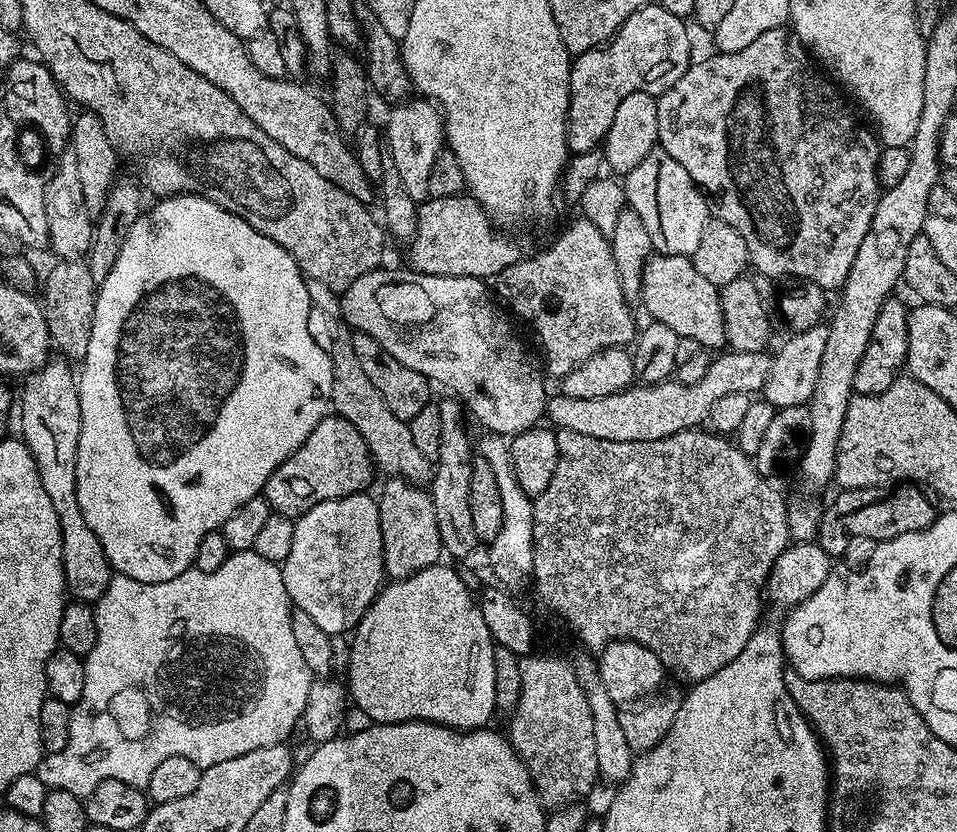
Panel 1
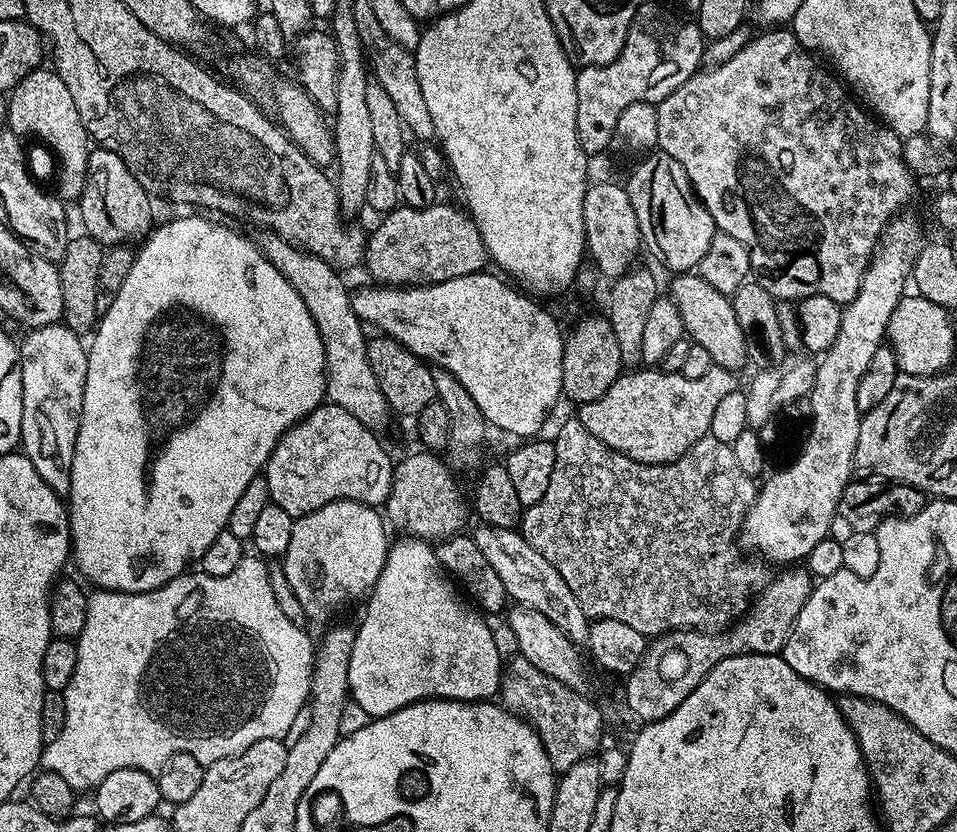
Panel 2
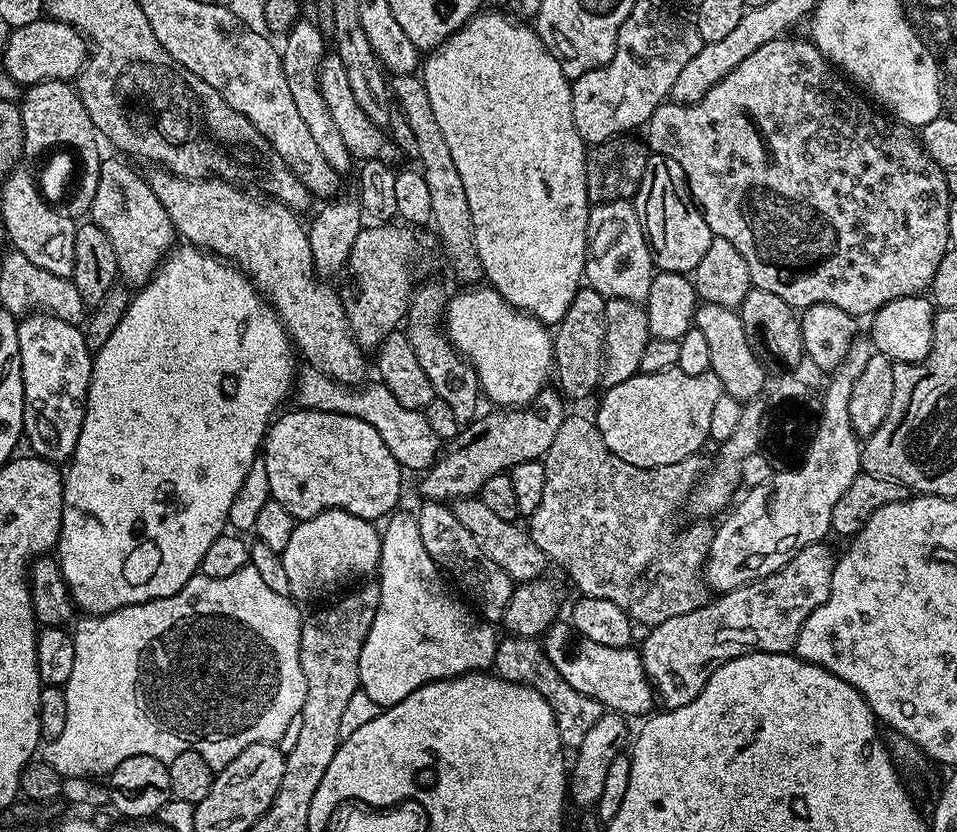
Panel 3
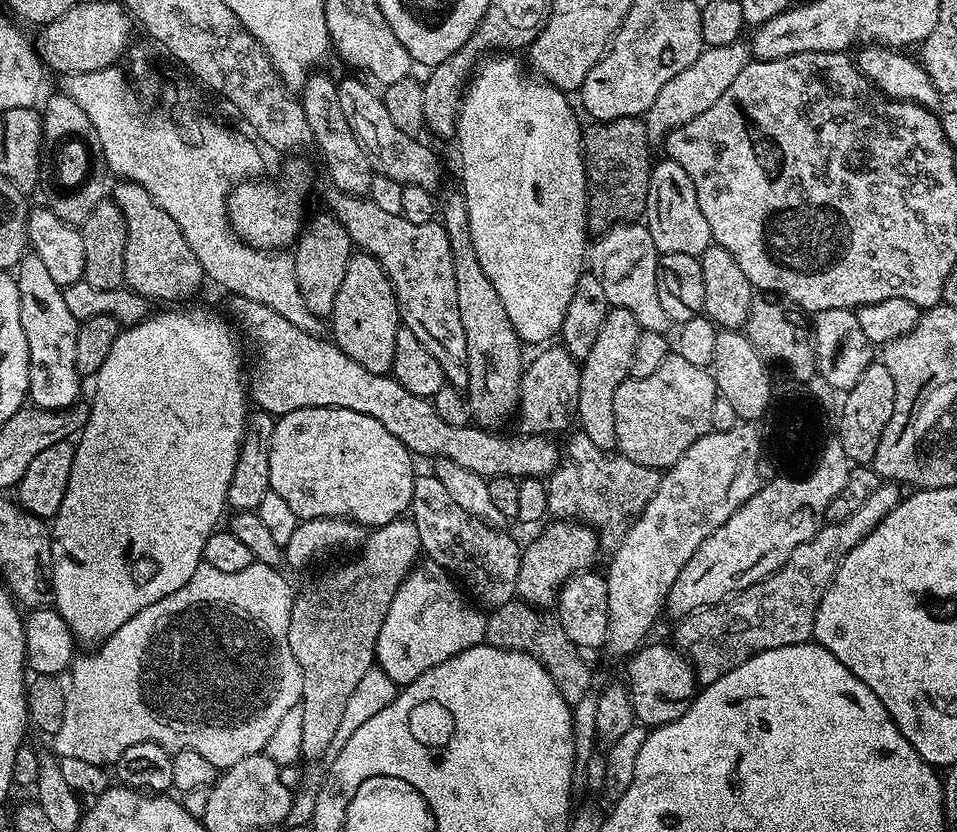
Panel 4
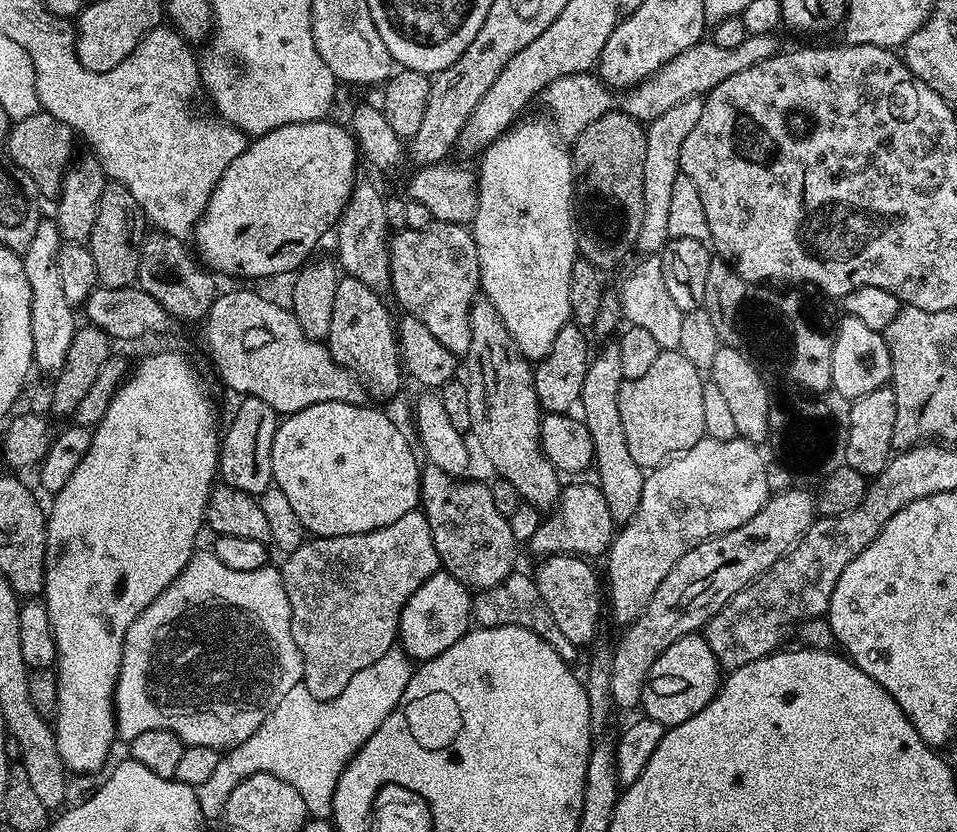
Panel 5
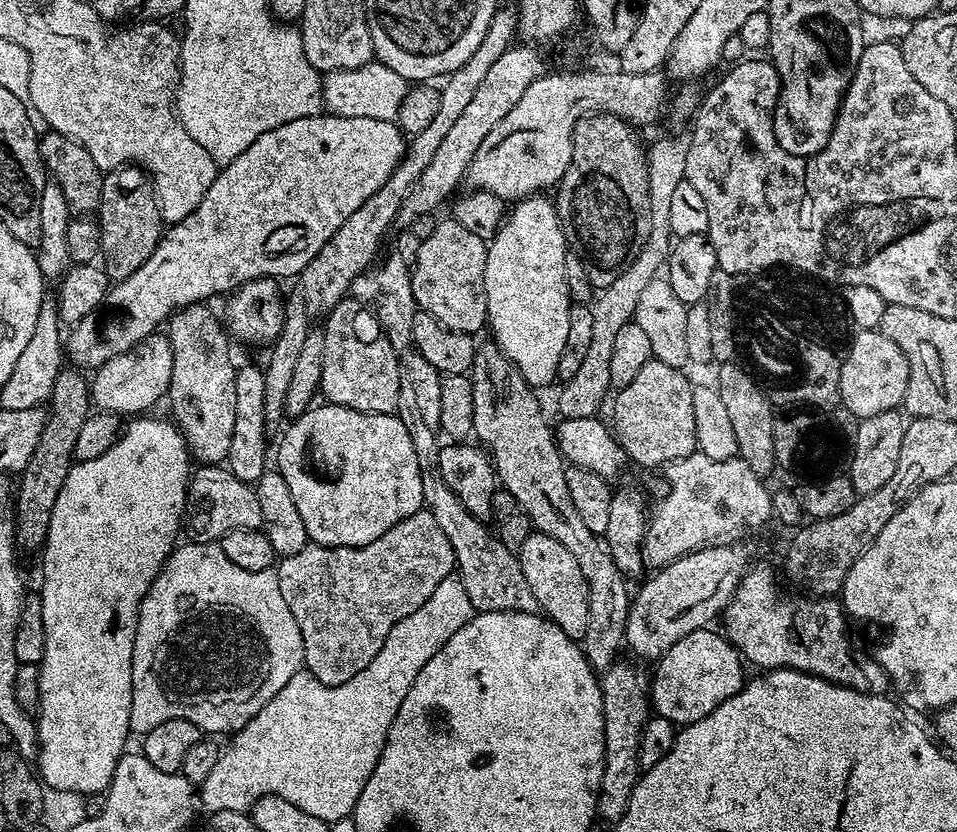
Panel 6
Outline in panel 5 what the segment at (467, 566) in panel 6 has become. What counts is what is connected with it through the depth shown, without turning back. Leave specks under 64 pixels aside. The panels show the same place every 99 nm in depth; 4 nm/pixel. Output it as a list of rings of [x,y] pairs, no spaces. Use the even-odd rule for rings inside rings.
[[[515,571],[507,577],[503,584],[483,589],[477,593],[472,600],[473,621],[483,628],[493,628],[494,626],[516,625],[538,634],[544,641],[549,642],[558,650],[559,656],[566,662],[573,663],[574,658],[580,652],[579,647],[566,638],[554,621],[554,616],[546,610],[542,600],[541,592],[537,588],[535,579],[528,573],[522,574]]]

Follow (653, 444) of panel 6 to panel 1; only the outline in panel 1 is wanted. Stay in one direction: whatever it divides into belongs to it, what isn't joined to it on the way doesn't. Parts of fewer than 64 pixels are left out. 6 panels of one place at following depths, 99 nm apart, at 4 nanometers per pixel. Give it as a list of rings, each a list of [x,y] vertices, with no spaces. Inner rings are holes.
[[[724,350],[713,359],[702,382],[681,384],[679,380],[669,378],[661,384],[637,383],[631,388],[623,388],[618,394],[606,394],[606,398],[570,398],[557,394],[547,401],[546,420],[557,429],[574,430],[586,434],[586,438],[602,438],[606,442],[646,442],[666,438],[699,429],[709,419],[711,408],[725,394],[759,393],[771,369],[772,356],[767,351]]]

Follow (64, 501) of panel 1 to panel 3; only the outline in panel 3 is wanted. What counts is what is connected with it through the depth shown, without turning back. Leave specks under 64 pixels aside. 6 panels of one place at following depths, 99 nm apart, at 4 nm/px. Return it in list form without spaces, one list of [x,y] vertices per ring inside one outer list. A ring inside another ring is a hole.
[[[35,311],[21,319],[16,326],[18,350],[20,351],[20,369],[24,387],[24,436],[33,453],[43,460],[67,462],[71,460],[78,434],[82,430],[84,411],[88,405],[88,387],[92,381],[93,353],[86,346],[83,331],[62,318],[48,312]]]

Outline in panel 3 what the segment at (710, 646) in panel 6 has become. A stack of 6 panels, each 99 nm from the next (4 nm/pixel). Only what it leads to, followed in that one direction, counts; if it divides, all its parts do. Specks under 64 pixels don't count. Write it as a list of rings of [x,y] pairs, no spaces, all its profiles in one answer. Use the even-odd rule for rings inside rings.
[[[553,622],[548,625],[547,631],[542,636],[542,645],[554,670],[565,682],[583,696],[596,699],[609,713],[619,714],[625,718],[647,717],[653,711],[654,689],[644,672],[644,663],[639,651],[632,646],[626,648],[598,646],[598,642],[577,632],[571,623],[560,623]]]

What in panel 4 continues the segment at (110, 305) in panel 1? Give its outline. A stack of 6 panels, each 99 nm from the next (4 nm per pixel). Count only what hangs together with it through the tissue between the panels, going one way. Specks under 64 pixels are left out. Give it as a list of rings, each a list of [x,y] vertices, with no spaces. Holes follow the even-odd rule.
[[[188,308],[185,312],[160,312],[157,316],[149,314],[138,323],[129,324],[120,331],[114,346],[110,346],[110,355],[106,357],[106,362],[102,362],[102,366],[96,371],[94,377],[96,393],[93,394],[92,400],[90,399],[88,421],[79,432],[78,439],[75,441],[76,453],[74,454],[74,466],[70,470],[70,482],[66,486],[66,494],[62,498],[62,506],[58,506],[55,516],[51,517],[50,520],[52,530],[52,599],[55,608],[62,614],[62,618],[66,618],[66,626],[70,626],[70,630],[77,641],[106,641],[110,638],[110,634],[114,634],[114,630],[118,630],[118,626],[123,626],[124,623],[130,622],[130,618],[134,618],[134,614],[138,614],[138,610],[146,610],[146,606],[158,602],[158,598],[166,598],[166,594],[174,594],[174,590],[182,590],[182,586],[186,586],[186,582],[190,582],[190,577],[194,575],[194,570],[198,570],[198,566],[203,561],[204,551],[206,550],[206,538],[210,538],[210,534],[217,531],[219,524],[216,523],[223,518],[224,512],[226,516],[228,491],[234,478],[234,470],[238,462],[238,454],[240,453],[240,443],[244,437],[244,427],[248,425],[250,415],[250,396],[246,391],[245,384],[246,368],[244,372],[244,364],[240,361],[240,344],[236,341],[237,329],[231,323],[229,324],[224,320],[220,320],[218,313],[207,312],[204,308]]]

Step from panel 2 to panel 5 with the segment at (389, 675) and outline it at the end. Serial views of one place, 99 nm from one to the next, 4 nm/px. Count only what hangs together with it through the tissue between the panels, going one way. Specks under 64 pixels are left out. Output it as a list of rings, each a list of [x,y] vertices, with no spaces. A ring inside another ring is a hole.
[[[446,570],[434,573],[411,595],[397,628],[401,649],[418,662],[436,657],[467,633],[472,626],[472,594],[469,587]]]

